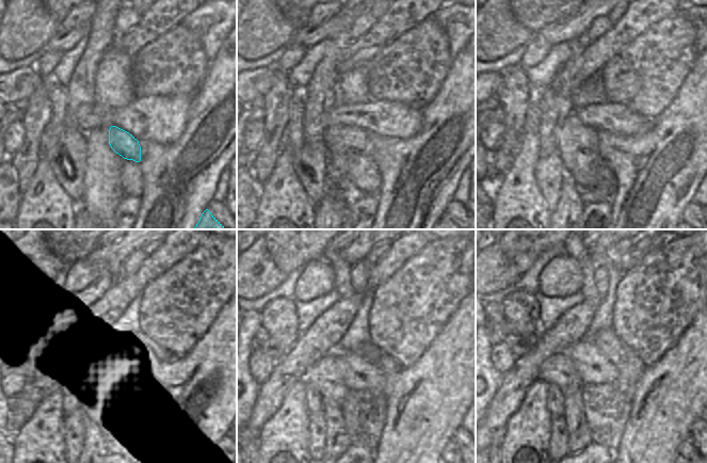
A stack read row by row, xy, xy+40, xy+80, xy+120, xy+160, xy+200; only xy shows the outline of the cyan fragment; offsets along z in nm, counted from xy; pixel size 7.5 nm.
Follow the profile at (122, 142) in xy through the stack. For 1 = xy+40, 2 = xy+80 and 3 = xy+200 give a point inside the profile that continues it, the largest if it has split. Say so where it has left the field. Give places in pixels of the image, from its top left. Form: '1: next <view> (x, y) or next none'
1: next xy+40 (340, 141)
2: next xy+80 (577, 145)
3: next xy+200 (558, 369)

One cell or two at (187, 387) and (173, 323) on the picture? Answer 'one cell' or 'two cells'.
two cells

